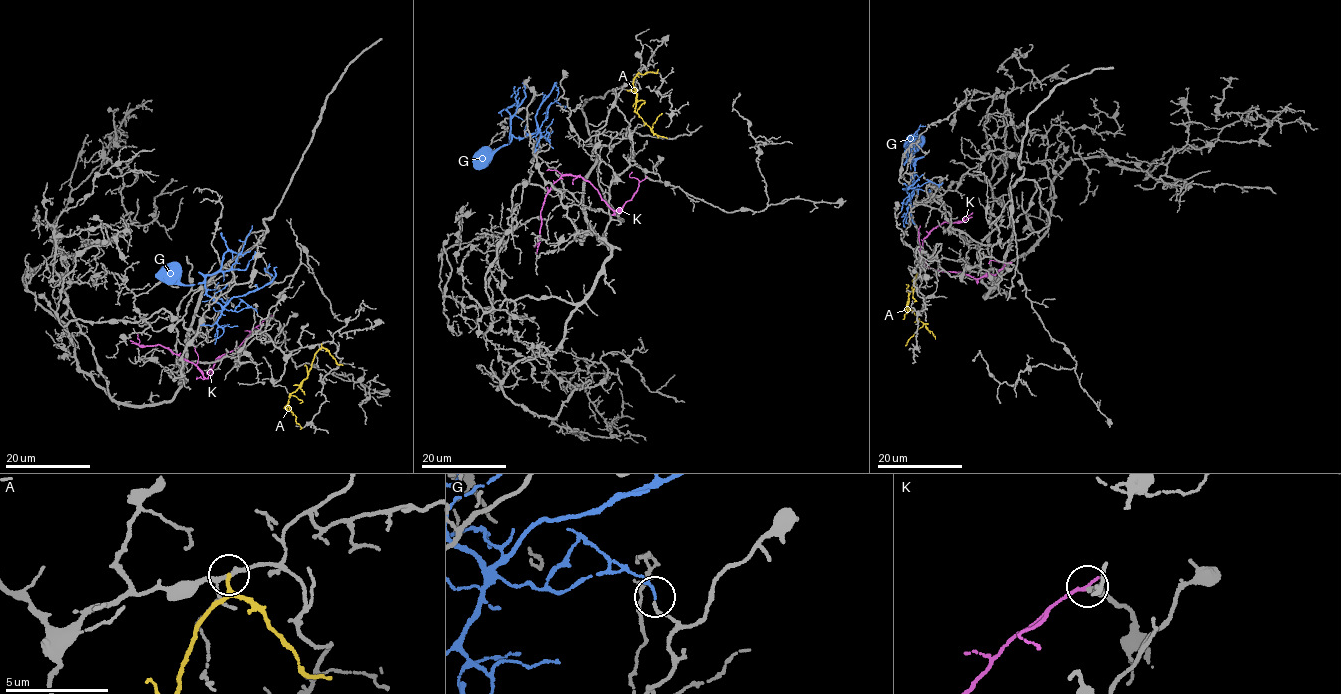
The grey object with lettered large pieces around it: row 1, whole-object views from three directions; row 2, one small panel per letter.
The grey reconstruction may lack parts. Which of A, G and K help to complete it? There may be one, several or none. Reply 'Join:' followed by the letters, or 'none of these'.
Join: none of these

